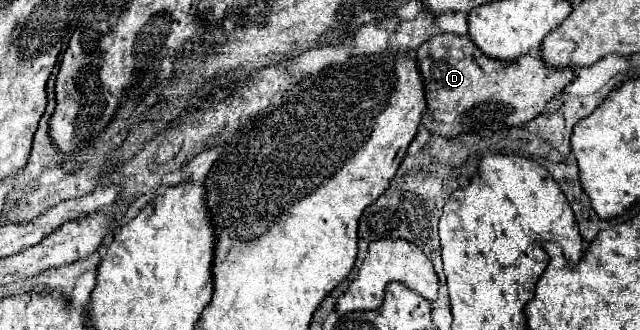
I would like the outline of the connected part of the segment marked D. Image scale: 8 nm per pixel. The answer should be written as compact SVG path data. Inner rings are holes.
M439 33L425 41L417 51L417 67L423 77L427 109L423 113L423 127L445 139L455 139L467 133L463 119L475 103L483 103L483 111L491 119L499 119L503 127L523 127L537 117L549 99L561 95L571 83L573 71L547 67L537 53L527 53L515 61L495 61L483 55L469 37L453 33Z

